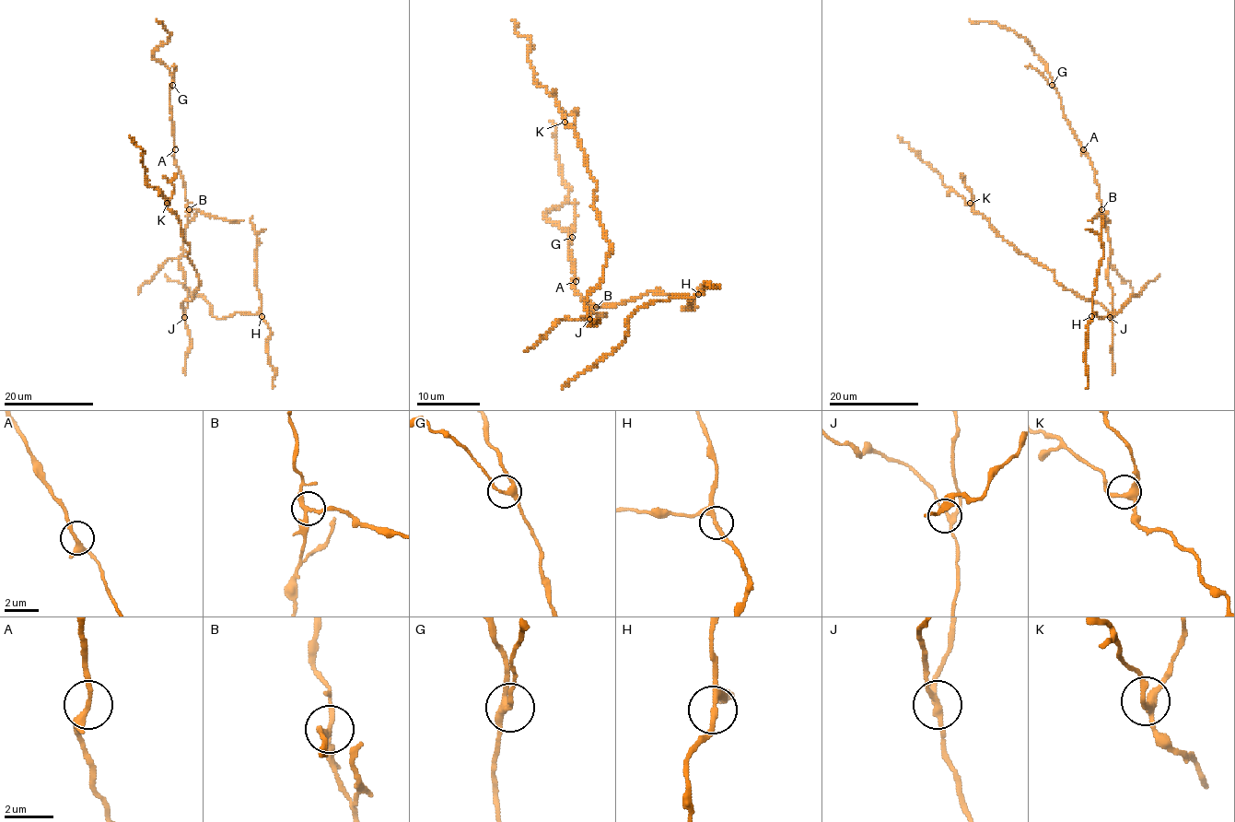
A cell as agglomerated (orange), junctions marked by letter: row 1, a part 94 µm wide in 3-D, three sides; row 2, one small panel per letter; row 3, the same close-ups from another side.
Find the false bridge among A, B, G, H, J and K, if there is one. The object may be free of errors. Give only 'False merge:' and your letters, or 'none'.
False merge: B

